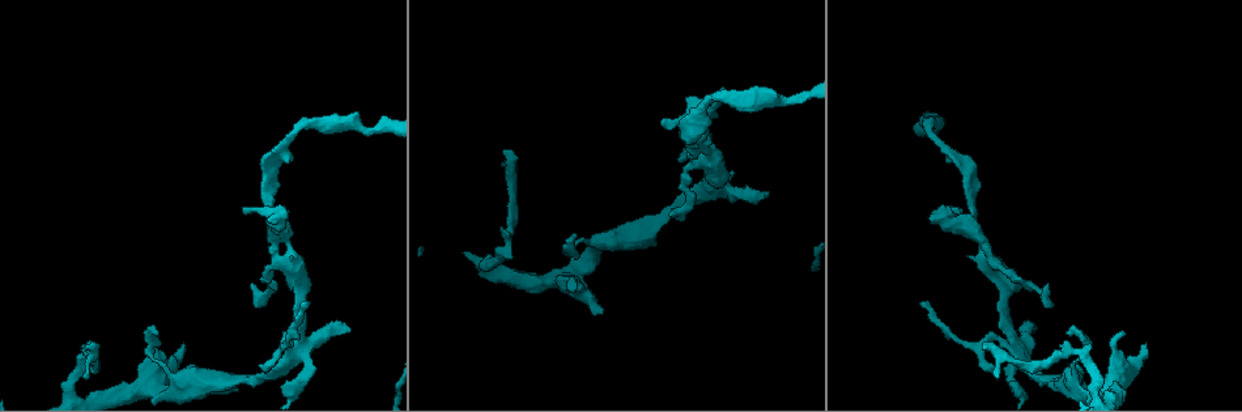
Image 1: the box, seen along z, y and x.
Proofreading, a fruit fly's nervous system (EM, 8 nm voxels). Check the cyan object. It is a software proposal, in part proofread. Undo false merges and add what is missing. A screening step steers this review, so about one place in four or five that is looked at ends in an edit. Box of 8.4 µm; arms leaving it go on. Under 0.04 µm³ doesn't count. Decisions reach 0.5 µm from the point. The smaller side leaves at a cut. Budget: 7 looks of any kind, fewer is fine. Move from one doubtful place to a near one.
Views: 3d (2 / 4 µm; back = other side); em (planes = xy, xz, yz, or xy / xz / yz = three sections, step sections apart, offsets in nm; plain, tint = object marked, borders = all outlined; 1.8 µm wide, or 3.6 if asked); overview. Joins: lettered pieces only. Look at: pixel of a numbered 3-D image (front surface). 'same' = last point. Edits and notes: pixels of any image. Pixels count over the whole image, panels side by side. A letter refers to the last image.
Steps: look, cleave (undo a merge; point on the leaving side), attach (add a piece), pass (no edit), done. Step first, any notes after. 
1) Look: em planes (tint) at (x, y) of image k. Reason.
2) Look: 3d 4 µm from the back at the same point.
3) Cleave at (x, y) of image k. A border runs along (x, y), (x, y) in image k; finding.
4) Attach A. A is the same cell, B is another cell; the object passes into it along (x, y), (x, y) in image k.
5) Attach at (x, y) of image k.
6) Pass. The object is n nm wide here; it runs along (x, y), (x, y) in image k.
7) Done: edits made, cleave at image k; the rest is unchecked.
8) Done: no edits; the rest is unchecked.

Look: 3d 2 µm at (250, 284) of image 1. Free end.

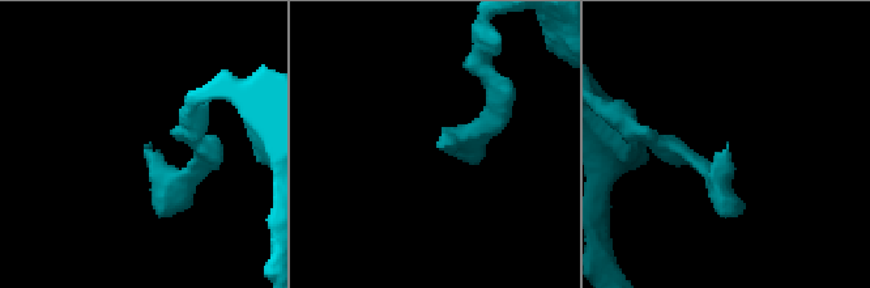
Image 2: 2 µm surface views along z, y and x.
Look: em yz step 16 (tint) at (726, 145) of image 2.

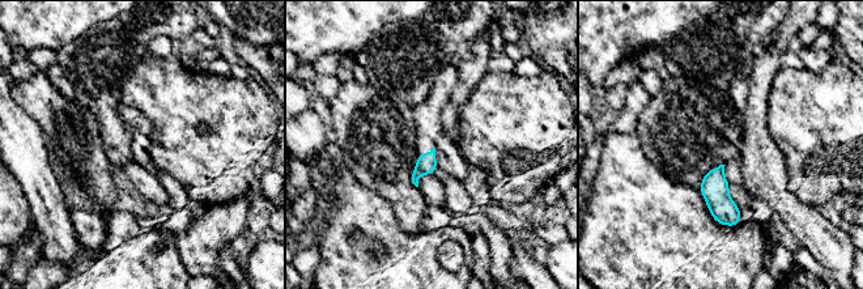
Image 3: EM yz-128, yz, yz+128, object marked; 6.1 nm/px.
Look: em planes (borders) at the same point. Cut it another way.

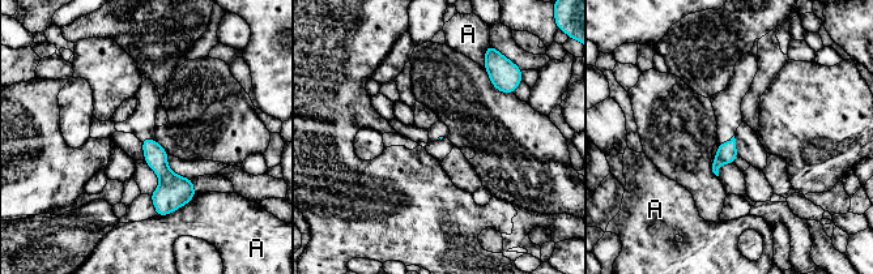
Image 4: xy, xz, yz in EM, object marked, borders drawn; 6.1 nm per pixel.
Pass. A is another cell; a border runs along (195, 193), (181, 206), (157, 217) in image 4; no lettered piece goes on from it.

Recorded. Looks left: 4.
Look: 3d 4 µm at (1050, 382) of image 1. Sudden change in width.

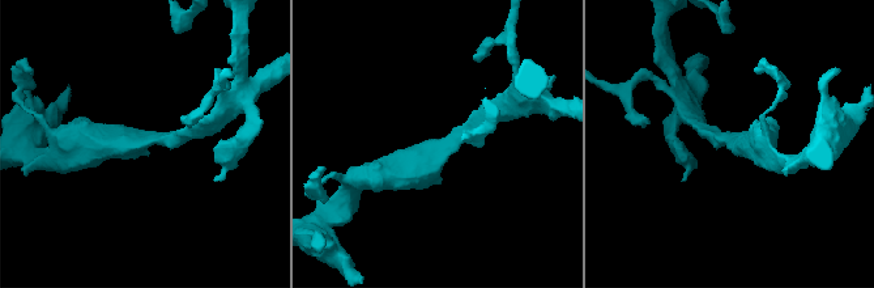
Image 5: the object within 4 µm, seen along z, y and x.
Look: em xz step 4 (borders) at (728, 139) of image 5. Need the tissue.

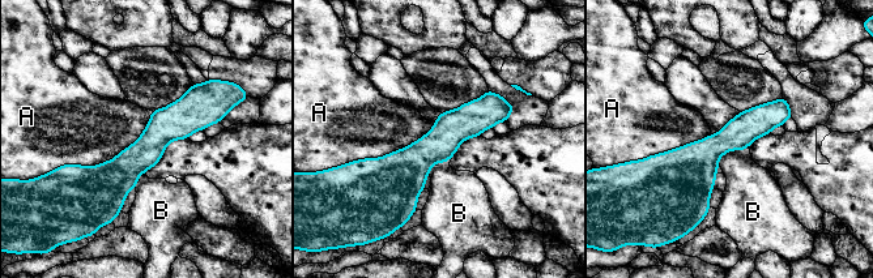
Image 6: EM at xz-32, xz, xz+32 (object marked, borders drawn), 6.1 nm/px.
Pass. A and B are other cells; the arms are 220, 400 nm wide; one cell here.

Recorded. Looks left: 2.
Look: em planes (borders) at (506, 242) of image 1.

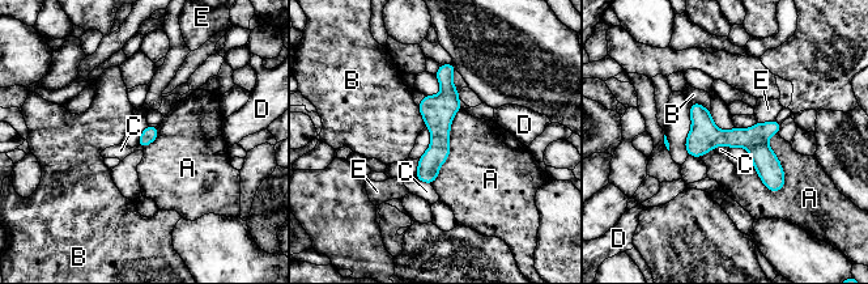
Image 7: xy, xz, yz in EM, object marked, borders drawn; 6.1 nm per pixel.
Pass. The object is 90 nm wide here; A, B, C, D and E are other cells; a border runs along (416, 177), (430, 185) in image 7; all the same cell.

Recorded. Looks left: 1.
Done: no edits; the rest is unchecked.

